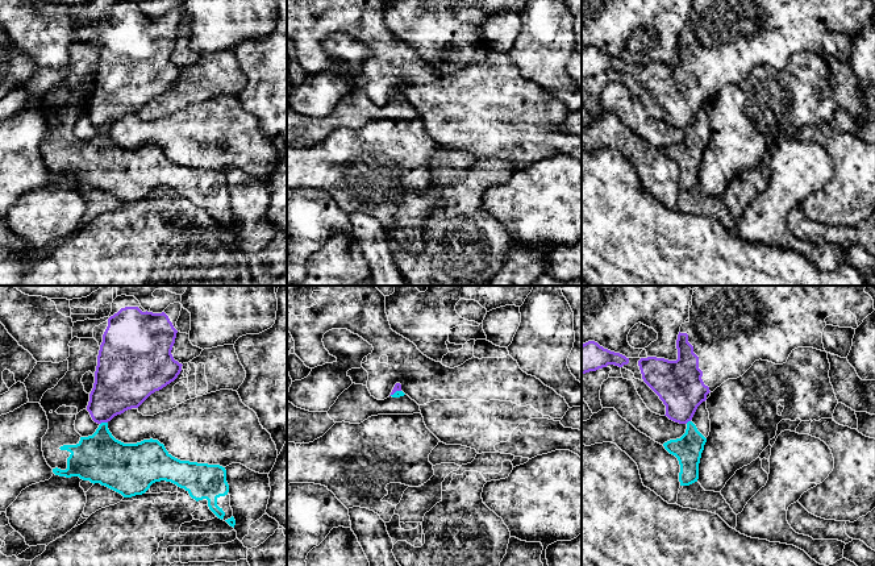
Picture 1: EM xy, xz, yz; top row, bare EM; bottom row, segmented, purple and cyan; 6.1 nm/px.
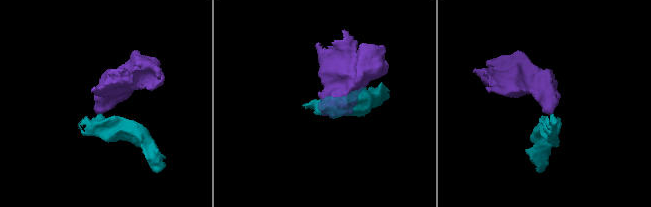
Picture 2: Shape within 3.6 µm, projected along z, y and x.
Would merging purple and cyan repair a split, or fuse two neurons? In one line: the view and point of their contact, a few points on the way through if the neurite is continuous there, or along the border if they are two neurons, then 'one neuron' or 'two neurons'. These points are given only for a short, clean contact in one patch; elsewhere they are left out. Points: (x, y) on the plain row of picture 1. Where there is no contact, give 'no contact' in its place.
xy (103, 127) | along xy (107, 127), (100, 129) | two neurons

